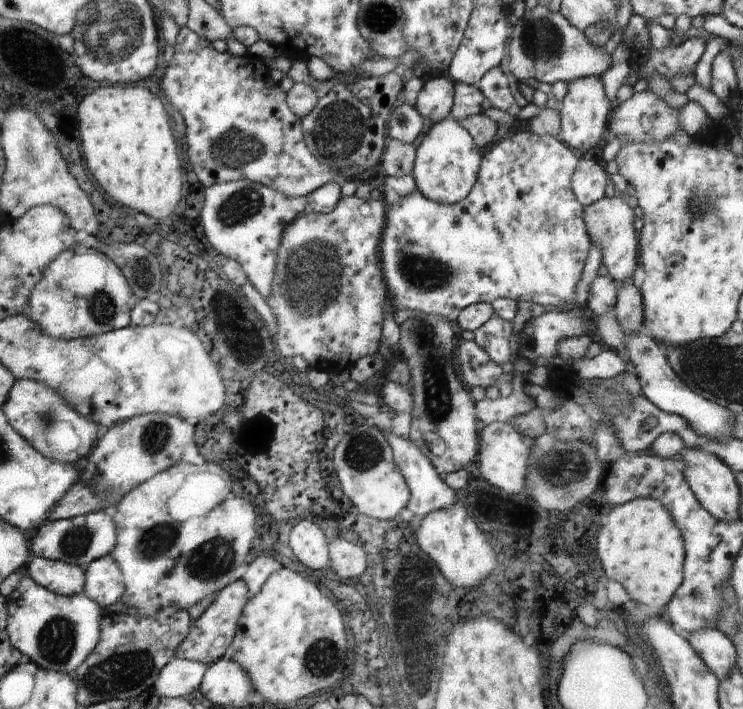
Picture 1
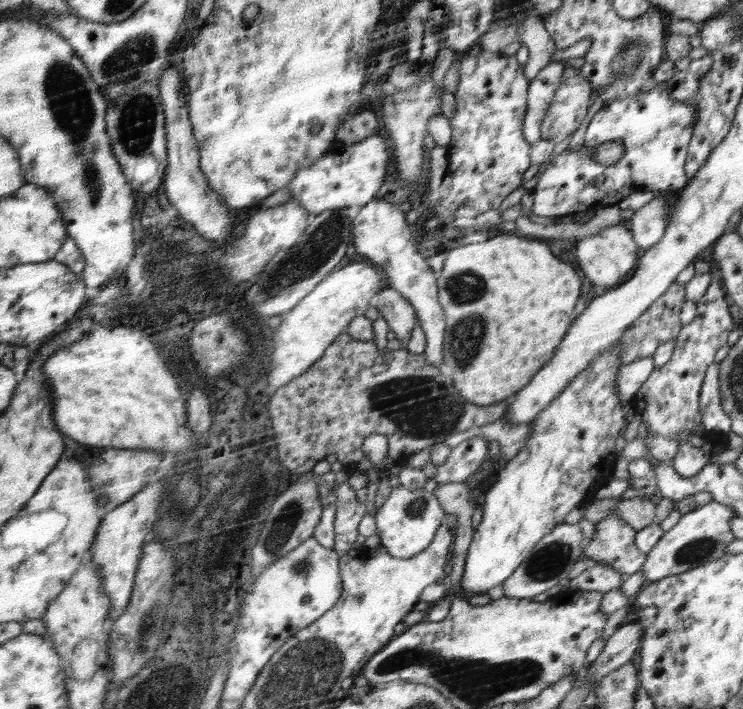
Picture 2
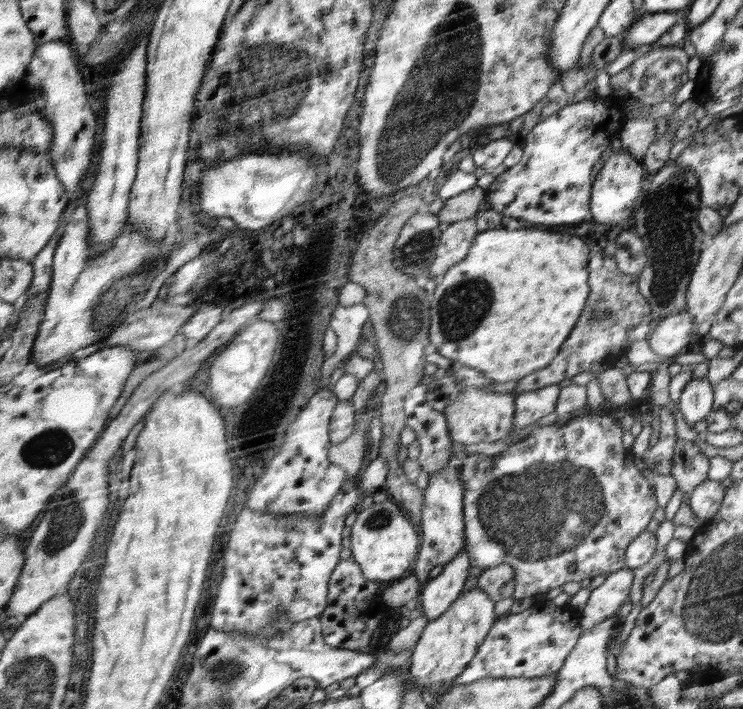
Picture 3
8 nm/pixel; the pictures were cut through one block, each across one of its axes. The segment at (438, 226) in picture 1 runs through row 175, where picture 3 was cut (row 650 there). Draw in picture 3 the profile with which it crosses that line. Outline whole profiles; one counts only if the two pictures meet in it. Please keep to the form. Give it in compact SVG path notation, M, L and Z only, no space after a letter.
M540 600L517 614L506 612L494 622L474 660L452 680L452 686L474 683L484 677L540 678L560 671L583 634L580 619L581 612L570 604L556 606L551 600Z

